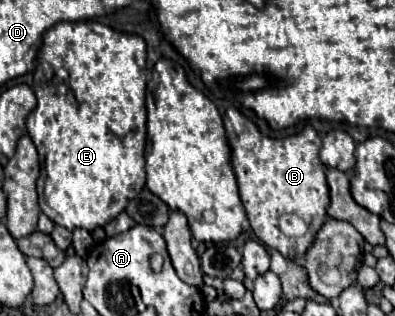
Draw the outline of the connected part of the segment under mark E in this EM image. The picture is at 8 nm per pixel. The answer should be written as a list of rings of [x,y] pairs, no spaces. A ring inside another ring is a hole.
[[[60,22],[52,26],[38,48],[36,56],[36,70],[34,70],[34,94],[38,98],[36,108],[26,118],[28,134],[38,150],[40,156],[40,176],[38,176],[38,204],[40,210],[58,226],[64,226],[66,230],[84,228],[88,232],[96,228],[104,228],[108,222],[112,222],[120,212],[126,210],[130,200],[144,188],[146,182],[146,170],[144,170],[144,144],[146,144],[146,106],[144,106],[144,92],[146,92],[146,44],[140,36],[132,34],[120,34],[100,22]]]

